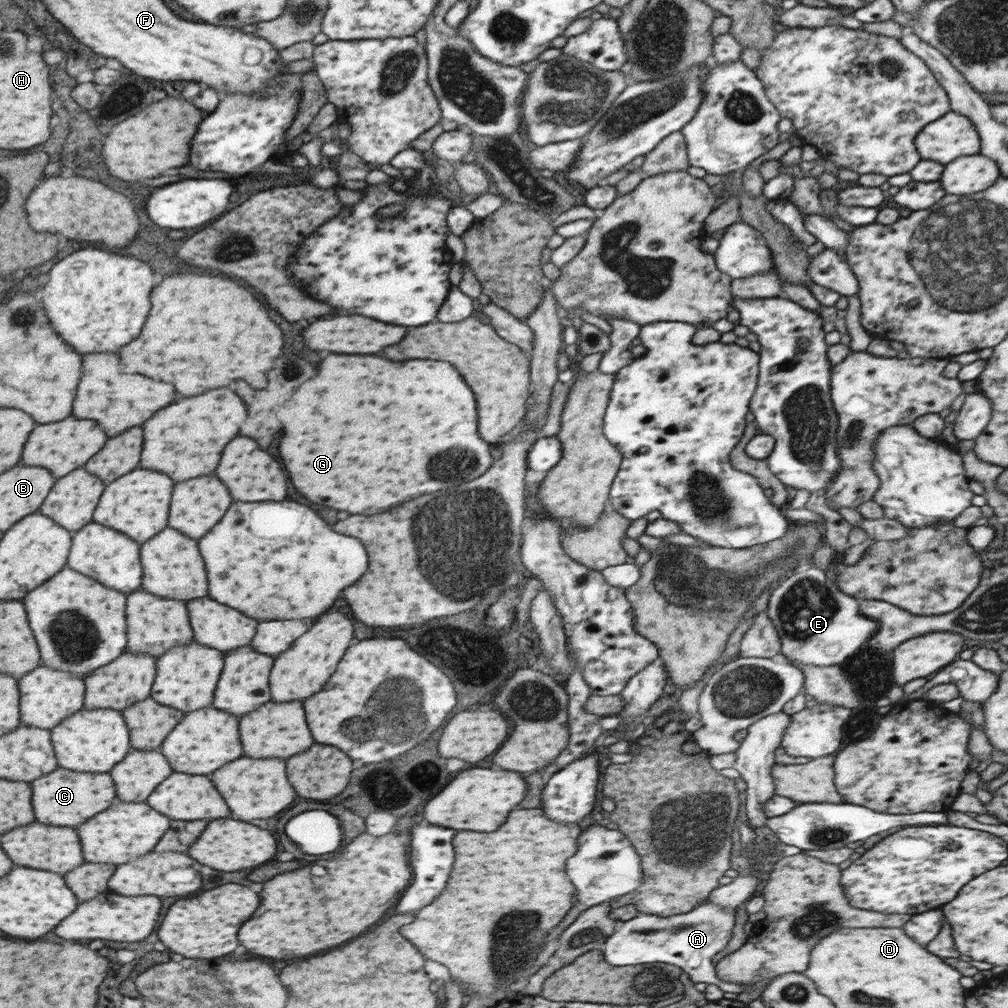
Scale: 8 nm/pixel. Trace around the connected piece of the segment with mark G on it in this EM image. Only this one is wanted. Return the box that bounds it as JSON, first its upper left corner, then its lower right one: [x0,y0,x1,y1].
[278,354,497,516]

